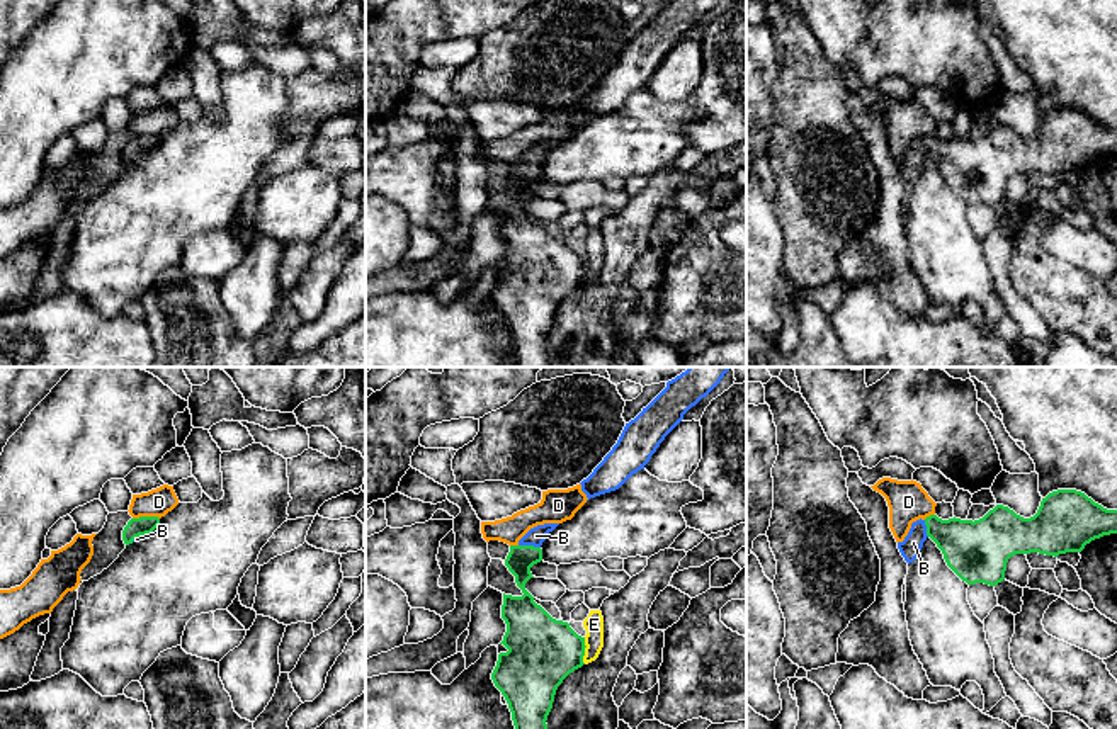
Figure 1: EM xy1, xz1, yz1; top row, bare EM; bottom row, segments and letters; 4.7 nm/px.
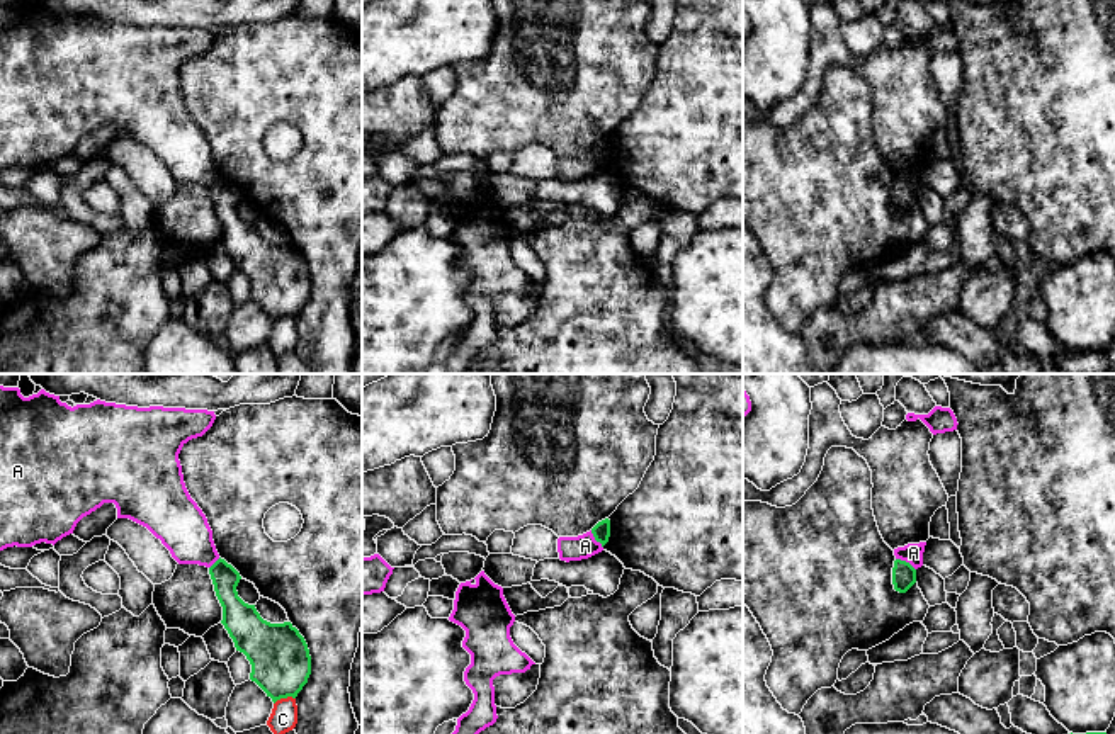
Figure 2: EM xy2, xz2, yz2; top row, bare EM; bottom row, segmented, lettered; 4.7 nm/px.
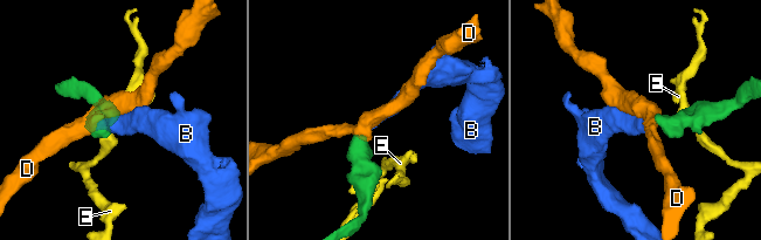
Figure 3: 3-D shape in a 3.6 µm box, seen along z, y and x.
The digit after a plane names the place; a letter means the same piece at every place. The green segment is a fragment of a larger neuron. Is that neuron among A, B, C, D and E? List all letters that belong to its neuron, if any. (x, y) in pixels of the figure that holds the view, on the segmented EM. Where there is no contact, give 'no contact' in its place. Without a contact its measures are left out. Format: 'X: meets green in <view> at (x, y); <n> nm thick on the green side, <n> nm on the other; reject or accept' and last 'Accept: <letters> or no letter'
A: meets green in yz2 at (906, 563); 110 nm thick on the green side, 100 nm on the other; reject
B: meets green in xz1 at (529, 546); 130 nm thick on the green side, 90 nm on the other; accept
C: meets green in xy2 at (284, 697); 280 nm thick on the green side, 130 nm on the other; reject
D: meets green in xy1 at (145, 517); 90 nm thick on the green side, 130 nm on the other; reject
E: meets green in xz1 at (584, 651); 320 nm thick on the green side, 100 nm on the other; reject
Accept: B

